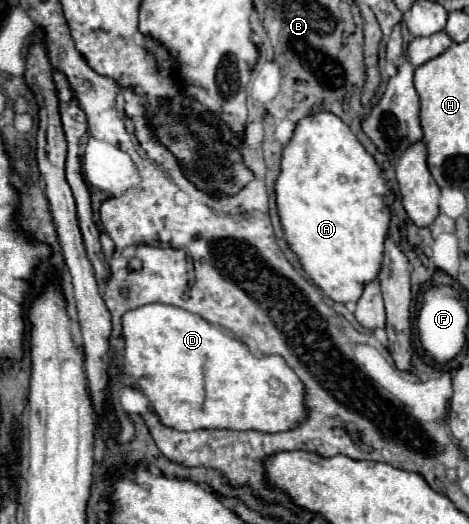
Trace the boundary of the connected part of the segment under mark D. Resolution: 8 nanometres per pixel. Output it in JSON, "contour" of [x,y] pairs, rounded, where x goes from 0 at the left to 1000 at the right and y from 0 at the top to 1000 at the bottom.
{"contour":[[[322,578],[322,582],[309,582],[309,586],[296,586],[288,594],[271,594],[267,597],[267,605],[262,605],[262,647],[267,647],[262,716],[279,719],[288,739],[313,754],[313,761],[322,765],[322,773],[326,773],[330,788],[339,792],[343,807],[356,811],[356,815],[373,815],[373,819],[386,819],[386,823],[412,823],[412,819],[501,819],[501,823],[527,823],[527,819],[544,819],[544,823],[565,823],[565,826],[595,826],[595,823],[629,819],[638,807],[646,807],[655,800],[650,735],[629,716],[629,708],[608,693],[608,685],[599,685],[599,677],[557,677],[557,681],[548,681],[548,677],[539,677],[531,670],[531,662],[522,655],[514,655],[501,643],[484,639],[467,624],[454,624],[450,616],[437,616],[437,609],[429,609],[424,601],[412,601],[412,597],[394,594],[394,590],[377,590],[377,586],[365,586],[365,582]]]}

